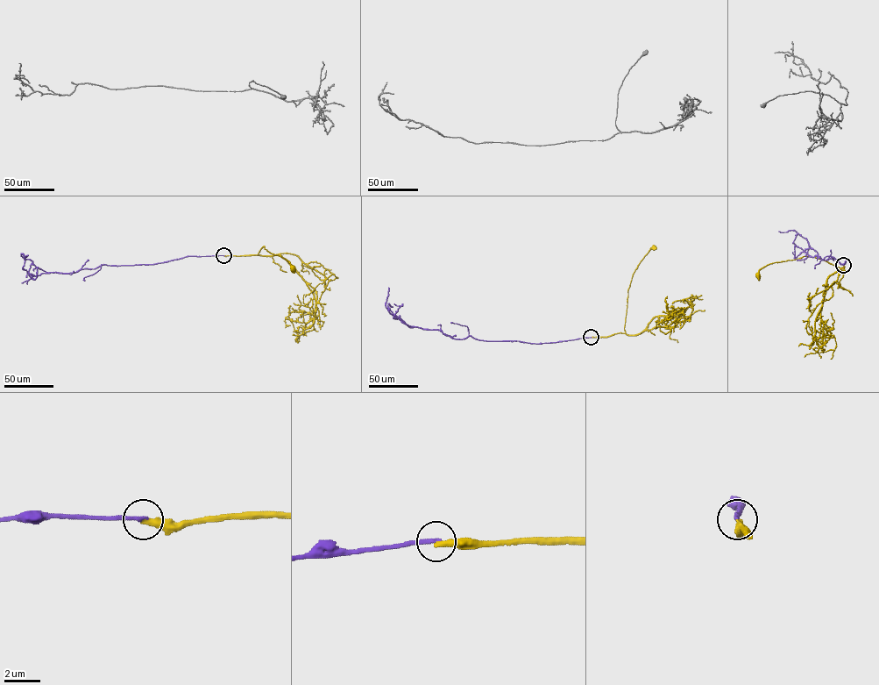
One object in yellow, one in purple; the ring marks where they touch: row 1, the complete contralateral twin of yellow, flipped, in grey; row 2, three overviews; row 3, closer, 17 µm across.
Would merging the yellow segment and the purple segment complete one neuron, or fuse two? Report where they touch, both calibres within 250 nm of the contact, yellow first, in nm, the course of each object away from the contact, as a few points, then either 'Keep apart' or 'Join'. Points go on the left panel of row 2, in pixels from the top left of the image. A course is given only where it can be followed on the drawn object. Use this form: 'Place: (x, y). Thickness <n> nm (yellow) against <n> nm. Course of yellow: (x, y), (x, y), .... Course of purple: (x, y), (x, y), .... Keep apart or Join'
Place: (223, 255). Thickness 360 nm (yellow) against 240 nm. Course of yellow: (223, 255), (258, 255), (264, 246), (271, 253), (286, 259), (292, 268). Course of purple: (223, 255), (186, 256), (152, 264), (101, 265), (70, 273), (46, 273), (21, 254), (25, 256). Keep apart

